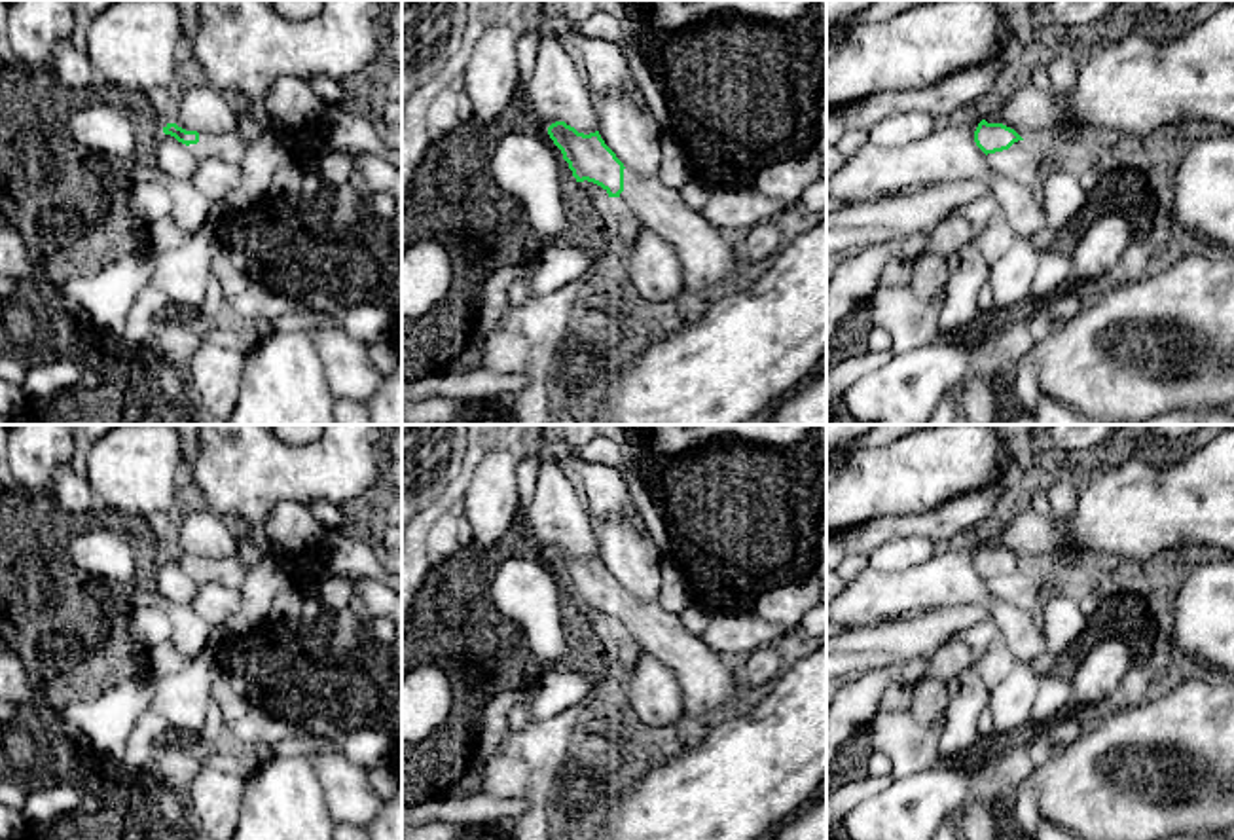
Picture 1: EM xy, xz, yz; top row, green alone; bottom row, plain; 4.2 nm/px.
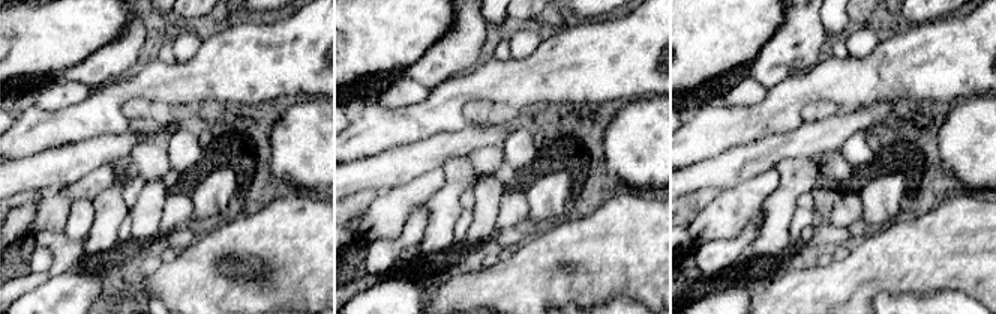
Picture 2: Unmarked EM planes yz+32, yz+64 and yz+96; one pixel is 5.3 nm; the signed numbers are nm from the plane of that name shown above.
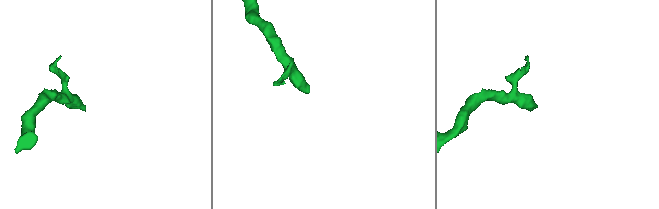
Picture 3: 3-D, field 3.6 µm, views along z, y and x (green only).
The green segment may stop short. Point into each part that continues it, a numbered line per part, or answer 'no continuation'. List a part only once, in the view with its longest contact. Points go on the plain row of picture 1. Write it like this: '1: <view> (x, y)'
1: xz (706, 685)

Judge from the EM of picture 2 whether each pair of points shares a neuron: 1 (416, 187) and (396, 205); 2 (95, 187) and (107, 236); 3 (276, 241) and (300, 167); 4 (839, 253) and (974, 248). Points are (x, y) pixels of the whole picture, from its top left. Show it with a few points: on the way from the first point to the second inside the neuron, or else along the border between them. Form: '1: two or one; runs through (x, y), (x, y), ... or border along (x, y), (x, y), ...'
1: one; runs through (411, 191), (401, 200)
2: two; border along (113, 170), (113, 181), (90, 200)
3: two; border along (287, 188), (318, 197)
4: two; border along (851, 245), (851, 251), (843, 259), (828, 259)

